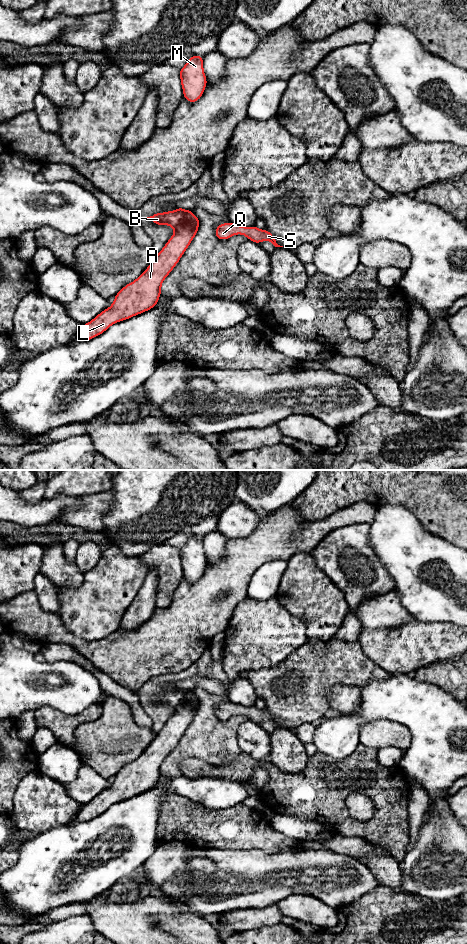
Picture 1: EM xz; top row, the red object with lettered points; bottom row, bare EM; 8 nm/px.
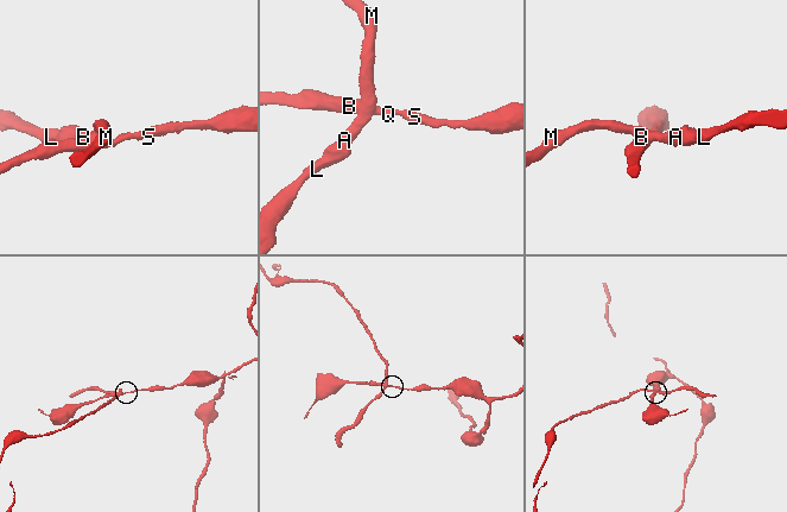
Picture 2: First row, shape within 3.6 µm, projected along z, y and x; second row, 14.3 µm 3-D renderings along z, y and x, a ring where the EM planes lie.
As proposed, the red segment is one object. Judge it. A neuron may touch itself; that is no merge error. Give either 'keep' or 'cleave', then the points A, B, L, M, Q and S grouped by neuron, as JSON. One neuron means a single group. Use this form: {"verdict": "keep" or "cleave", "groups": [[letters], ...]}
{"verdict": "cleave", "groups": [["A", "L", "M"], ["B", "Q", "S"]]}

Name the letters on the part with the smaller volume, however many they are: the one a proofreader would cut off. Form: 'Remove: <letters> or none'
Remove: A, L, M

